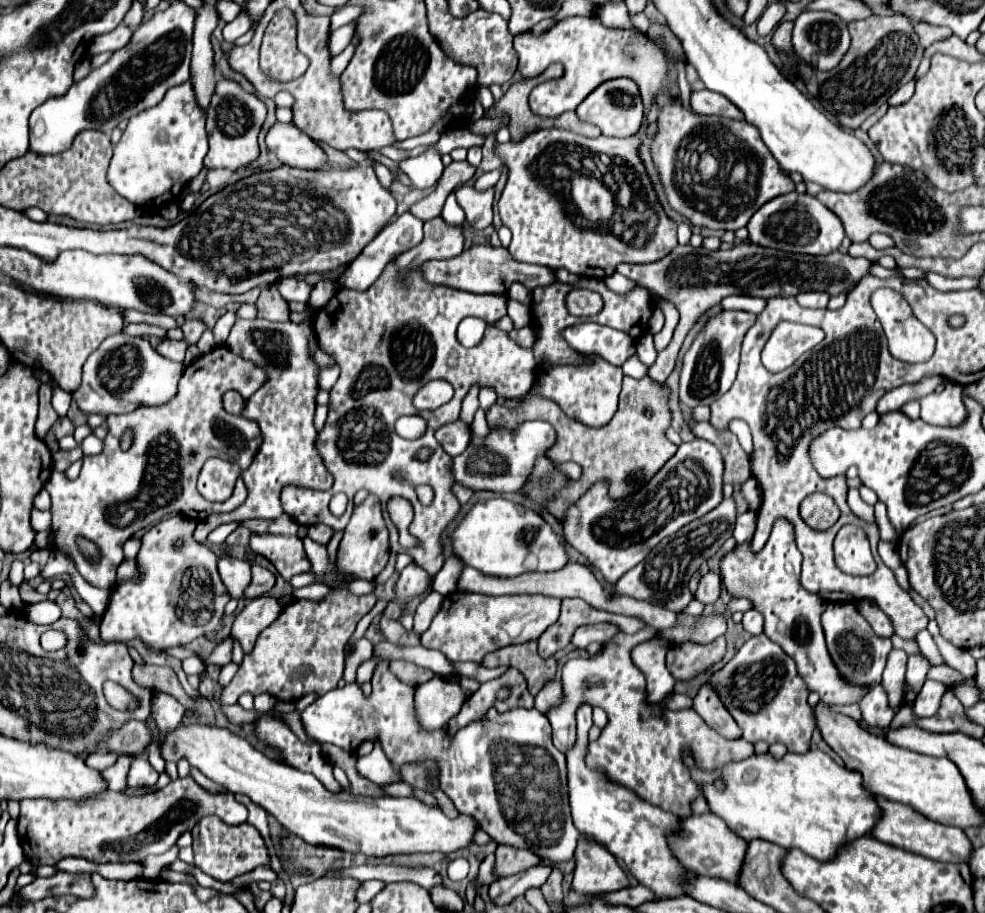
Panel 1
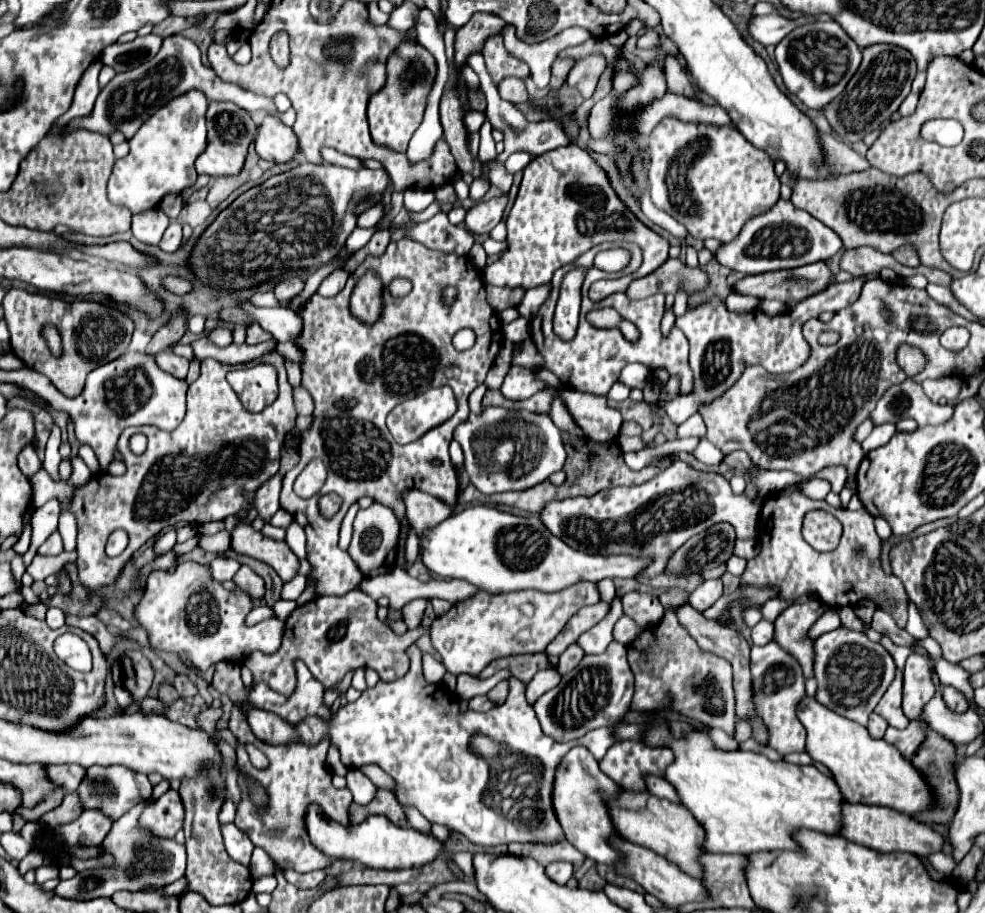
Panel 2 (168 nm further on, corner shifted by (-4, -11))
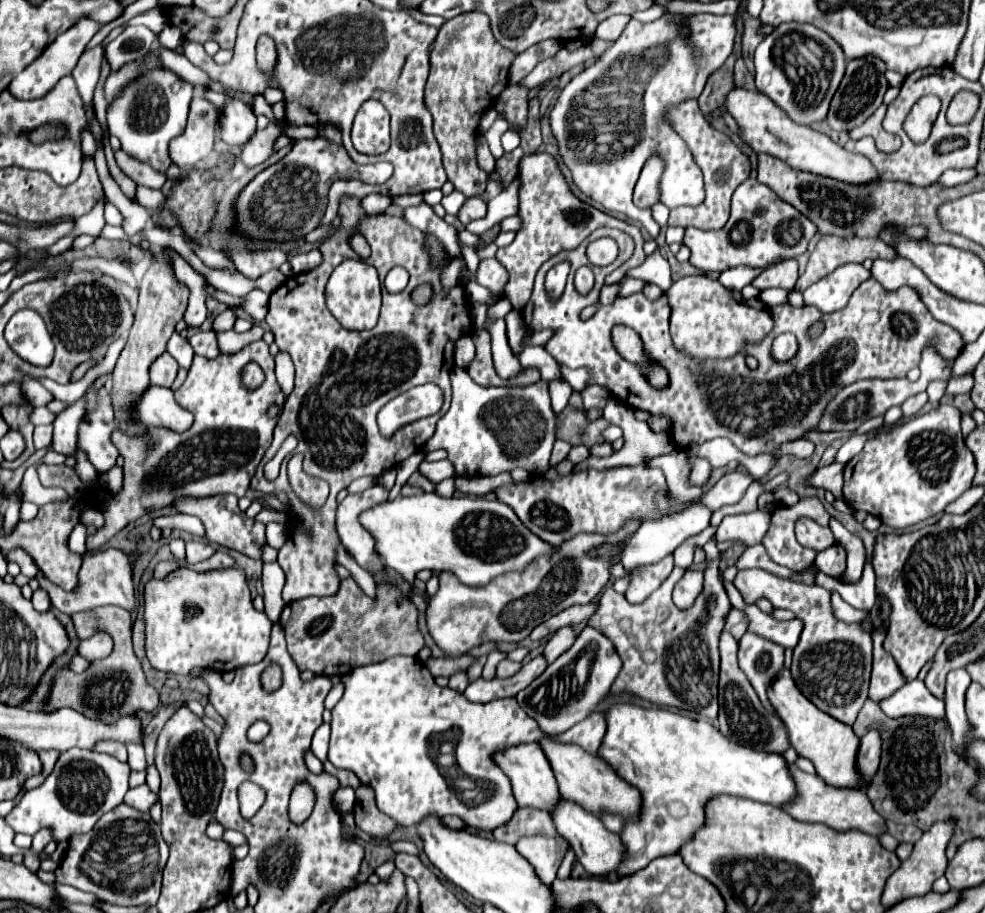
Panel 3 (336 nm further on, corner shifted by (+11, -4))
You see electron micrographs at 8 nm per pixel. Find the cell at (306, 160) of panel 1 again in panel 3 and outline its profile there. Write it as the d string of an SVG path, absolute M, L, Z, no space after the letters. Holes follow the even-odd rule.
M238 99L228 101L218 117L216 135L228 145L242 147L244 143L248 143L254 131L256 131L256 115L242 101Z

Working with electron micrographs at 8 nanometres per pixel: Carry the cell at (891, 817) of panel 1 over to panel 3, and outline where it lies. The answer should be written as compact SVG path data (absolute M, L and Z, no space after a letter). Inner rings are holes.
M792 763L788 765L788 771L796 783L796 797L792 801L784 803L782 809L786 813L790 813L794 819L808 821L808 823L826 823L828 827L832 827L836 831L860 829L874 837L886 833L884 819L874 811L872 803L868 803L868 797L862 789L844 789L844 787L840 789L840 787L826 785L818 775L808 775L808 773L800 771L798 767L794 767Z

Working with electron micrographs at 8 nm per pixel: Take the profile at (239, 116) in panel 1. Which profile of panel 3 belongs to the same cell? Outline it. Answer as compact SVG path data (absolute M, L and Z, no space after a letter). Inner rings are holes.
M194 95L190 103L190 115L186 129L180 137L172 139L168 153L172 163L178 167L194 167L198 161L206 159L214 149L216 141L216 119L220 111L208 103L204 97Z

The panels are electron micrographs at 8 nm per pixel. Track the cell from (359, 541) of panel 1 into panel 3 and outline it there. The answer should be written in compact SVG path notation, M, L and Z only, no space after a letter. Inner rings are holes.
M376 483L362 493L348 495L338 505L338 511L336 511L336 531L338 531L342 545L356 559L356 563L370 573L380 571L382 563L374 555L372 537L368 535L368 531L364 531L364 527L360 527L358 515L360 515L360 511L366 511L368 507L382 503L384 499L388 499L388 491L380 483Z

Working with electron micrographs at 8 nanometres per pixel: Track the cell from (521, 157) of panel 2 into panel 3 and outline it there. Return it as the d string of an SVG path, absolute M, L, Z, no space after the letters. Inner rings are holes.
M510 127L510 129L502 135L502 147L504 147L506 153L510 153L510 151L514 151L518 145L520 145L520 133Z

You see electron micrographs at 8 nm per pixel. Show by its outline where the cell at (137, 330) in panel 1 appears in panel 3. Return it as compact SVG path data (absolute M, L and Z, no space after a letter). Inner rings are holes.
M174 333L174 335L170 337L170 341L168 341L168 349L166 349L166 351L178 361L178 365L180 365L182 369L186 369L186 371L190 369L194 351L192 351L190 343L188 343L186 339L182 339L178 333Z

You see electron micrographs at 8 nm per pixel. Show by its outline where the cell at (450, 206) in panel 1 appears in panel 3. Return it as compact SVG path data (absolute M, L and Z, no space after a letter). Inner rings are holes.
M452 191L450 195L446 195L446 197L442 199L442 207L446 209L446 213L456 215L456 213L460 211L460 207L464 205L464 201L466 201L466 197L460 195L460 191Z

